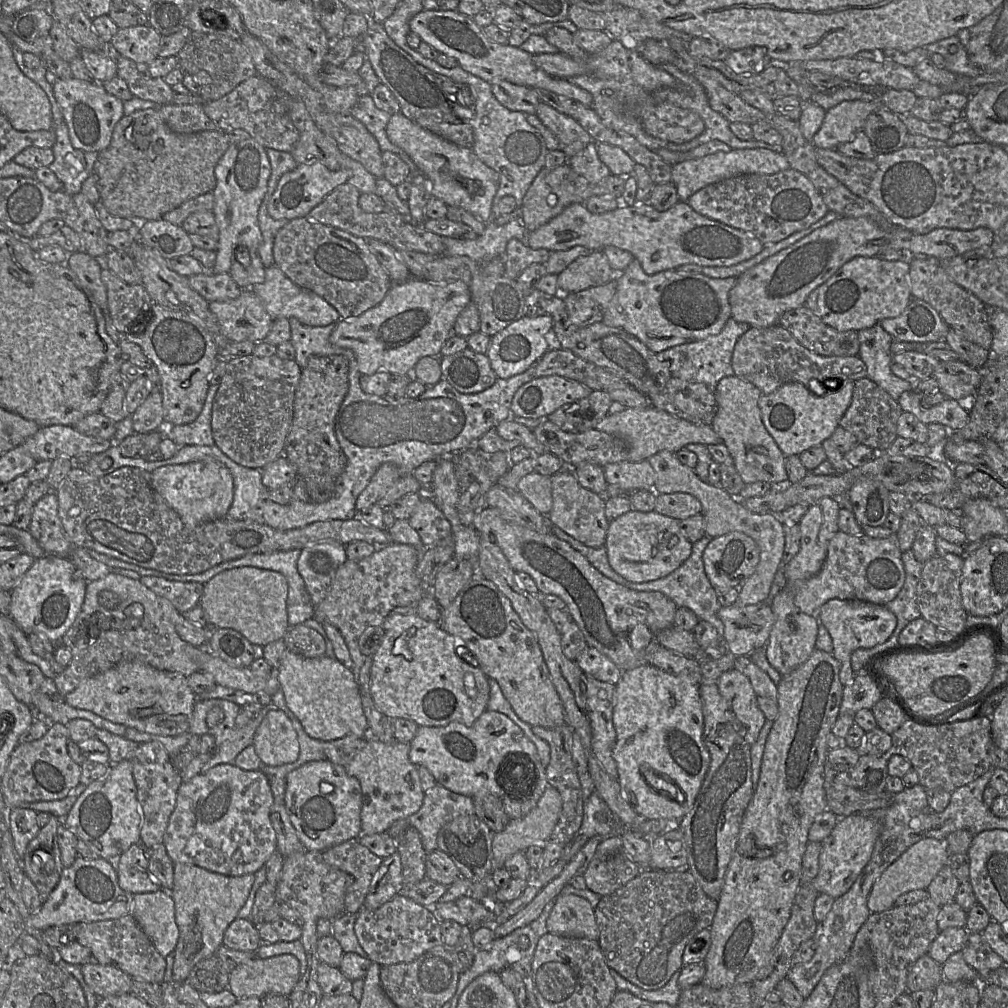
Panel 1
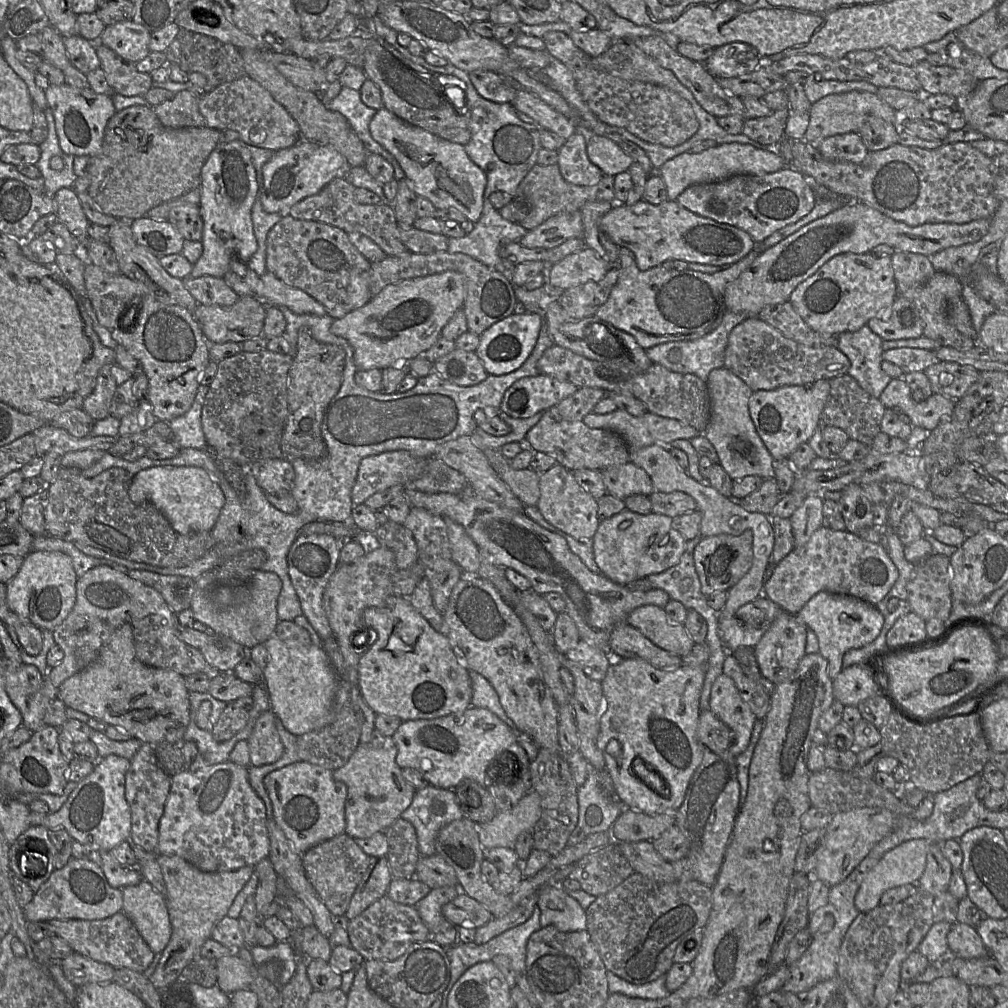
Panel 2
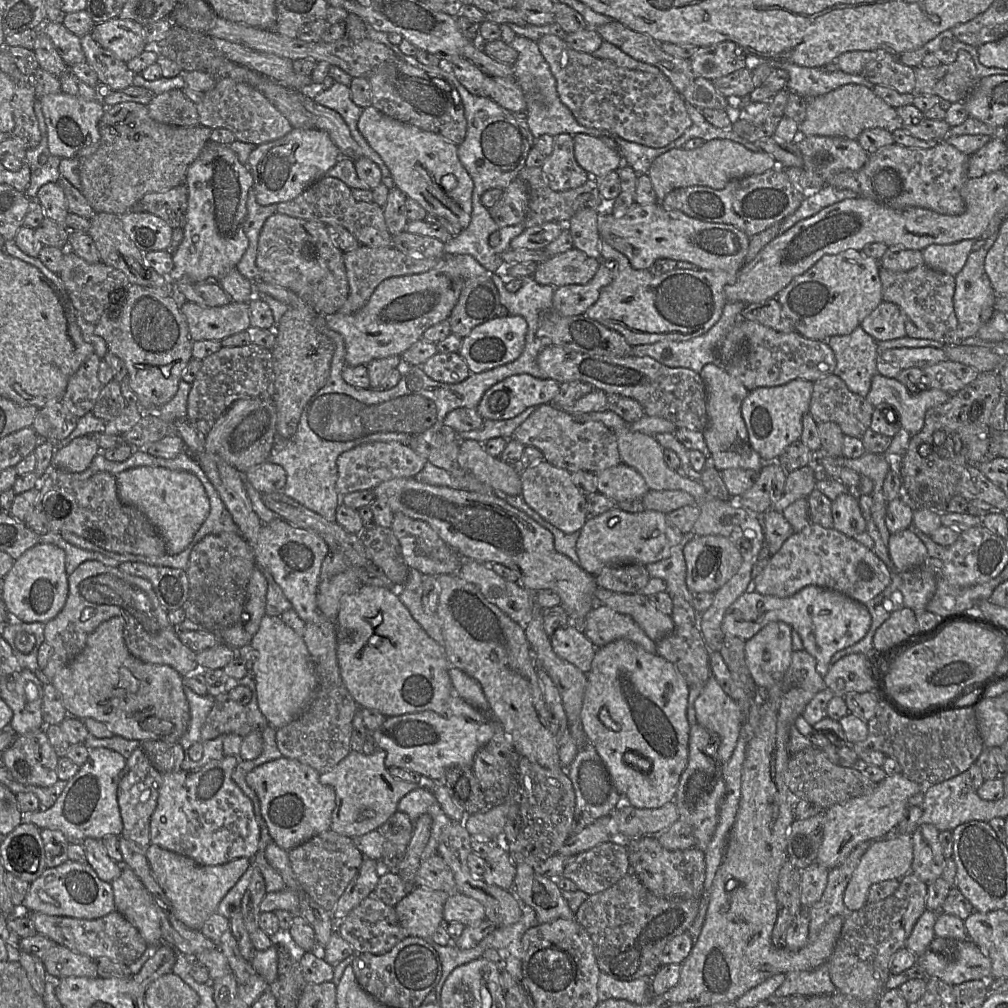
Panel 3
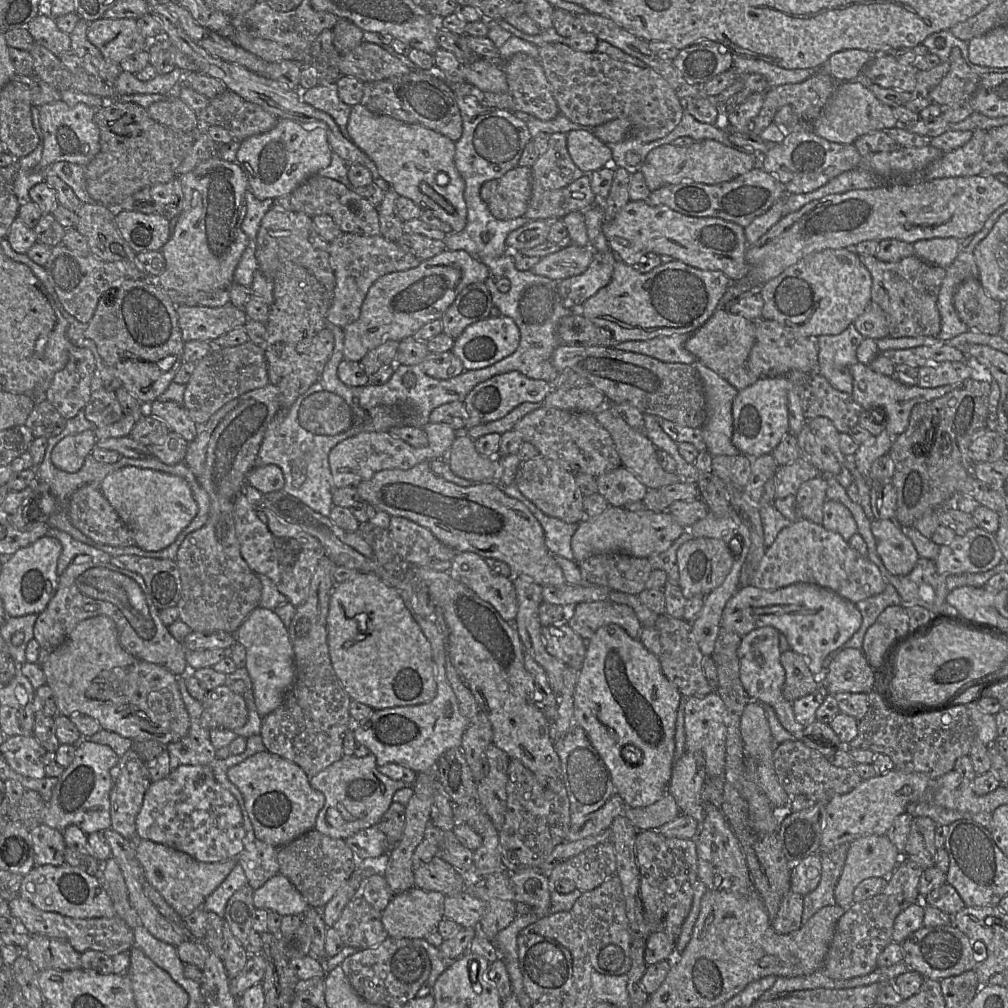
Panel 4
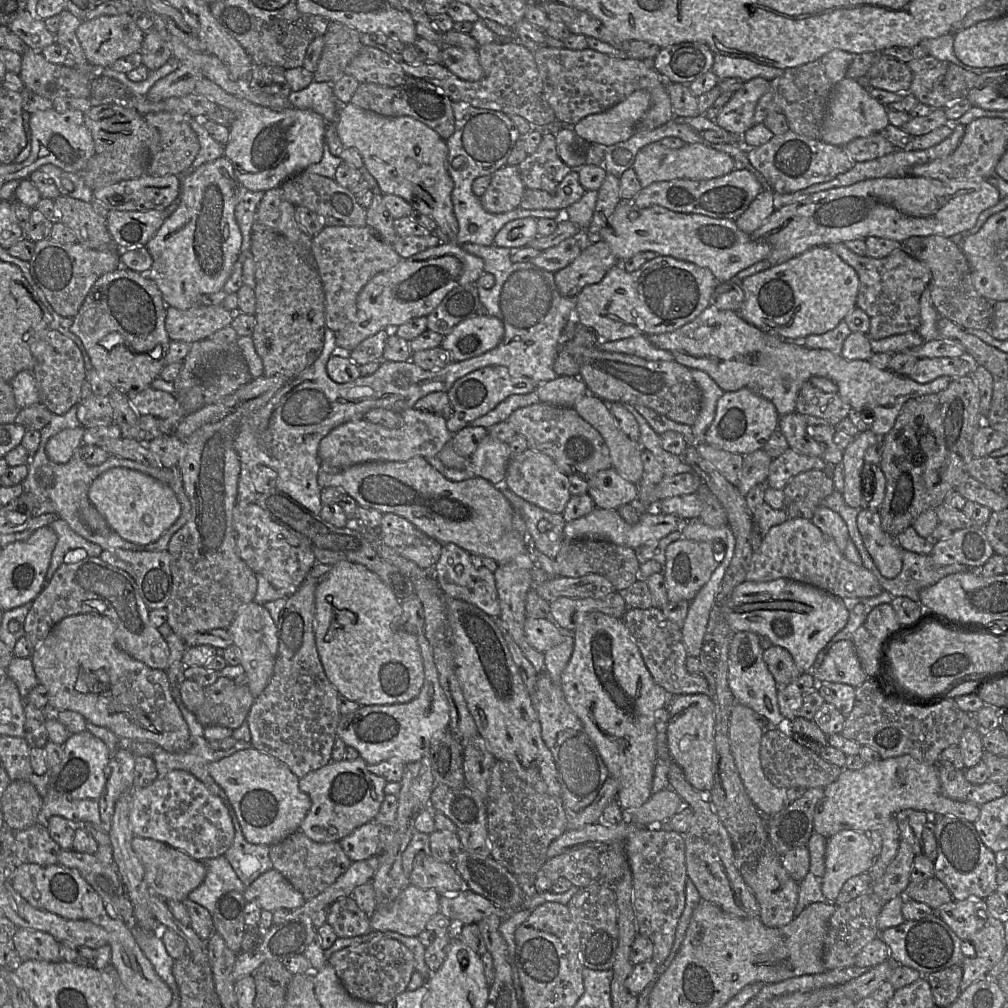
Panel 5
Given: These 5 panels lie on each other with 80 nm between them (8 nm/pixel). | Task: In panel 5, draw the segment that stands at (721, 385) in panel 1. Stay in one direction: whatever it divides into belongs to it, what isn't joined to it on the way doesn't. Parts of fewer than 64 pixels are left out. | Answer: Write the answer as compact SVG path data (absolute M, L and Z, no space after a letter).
M692 368L691 374L701 391L701 409L691 427L695 443L705 443L704 436L714 418L717 401L725 391L706 372Z

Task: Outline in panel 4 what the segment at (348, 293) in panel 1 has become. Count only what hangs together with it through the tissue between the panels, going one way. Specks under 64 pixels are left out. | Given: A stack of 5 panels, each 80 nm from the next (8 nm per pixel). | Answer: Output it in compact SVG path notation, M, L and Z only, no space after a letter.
M274 203L274 206L266 212L261 221L256 238L255 256L259 269L267 279L273 280L281 265L286 261L292 261L309 270L328 292L333 293L334 291L335 275L329 262L329 243L318 234L312 217L303 212L293 212L275 207Z

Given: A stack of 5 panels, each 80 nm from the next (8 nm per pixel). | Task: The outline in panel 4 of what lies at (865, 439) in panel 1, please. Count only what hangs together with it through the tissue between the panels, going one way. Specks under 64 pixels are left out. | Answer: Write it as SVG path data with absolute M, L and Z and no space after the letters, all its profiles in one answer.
M811 374L811 381L801 395L803 414L807 419L826 417L840 433L848 434L858 425L859 416L864 411L851 394L834 388L820 374Z

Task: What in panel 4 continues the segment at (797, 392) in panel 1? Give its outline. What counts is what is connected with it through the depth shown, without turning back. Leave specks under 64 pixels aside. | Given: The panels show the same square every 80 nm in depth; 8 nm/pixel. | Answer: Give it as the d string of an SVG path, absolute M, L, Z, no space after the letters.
M785 376L760 378L735 396L732 404L732 443L749 458L771 454L789 429L788 391L792 383Z

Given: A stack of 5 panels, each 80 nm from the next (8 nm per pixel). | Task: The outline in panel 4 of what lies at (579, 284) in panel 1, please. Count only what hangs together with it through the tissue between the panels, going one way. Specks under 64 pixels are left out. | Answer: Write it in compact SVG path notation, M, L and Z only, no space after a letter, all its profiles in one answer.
M570 242L559 251L540 258L531 271L558 282L584 273L593 259L593 253L592 248Z

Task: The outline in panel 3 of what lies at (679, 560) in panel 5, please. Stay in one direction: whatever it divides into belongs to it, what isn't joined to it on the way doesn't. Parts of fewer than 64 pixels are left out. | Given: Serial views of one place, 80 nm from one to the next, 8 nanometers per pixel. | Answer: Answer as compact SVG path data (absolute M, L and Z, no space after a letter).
M720 535L698 536L683 549L686 585L693 594L715 592L728 582L742 565L742 556L734 542Z

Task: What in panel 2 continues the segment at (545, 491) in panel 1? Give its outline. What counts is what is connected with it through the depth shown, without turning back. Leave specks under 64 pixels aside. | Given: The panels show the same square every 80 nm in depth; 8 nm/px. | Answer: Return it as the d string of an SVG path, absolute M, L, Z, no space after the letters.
M497 449L483 450L491 467L526 506L536 506L540 497L540 473L533 469L513 469Z

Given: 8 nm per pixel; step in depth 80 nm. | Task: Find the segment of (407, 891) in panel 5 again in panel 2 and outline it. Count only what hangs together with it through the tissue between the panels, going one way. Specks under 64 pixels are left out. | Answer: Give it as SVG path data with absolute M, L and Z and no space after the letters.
M458 885L434 888L414 905L422 921L432 933L432 936L433 932L444 920L441 912L442 907L456 898L461 892Z

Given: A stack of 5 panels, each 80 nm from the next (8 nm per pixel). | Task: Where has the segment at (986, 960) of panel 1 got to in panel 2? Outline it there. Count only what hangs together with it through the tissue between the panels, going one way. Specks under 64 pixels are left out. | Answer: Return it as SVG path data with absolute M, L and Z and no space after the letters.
M962 922L951 924L947 941L951 953L962 959L991 956L974 927Z

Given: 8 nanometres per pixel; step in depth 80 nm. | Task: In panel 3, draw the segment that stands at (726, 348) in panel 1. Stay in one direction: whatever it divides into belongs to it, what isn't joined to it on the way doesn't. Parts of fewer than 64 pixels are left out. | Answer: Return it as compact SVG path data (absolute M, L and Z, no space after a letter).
M727 301L723 307L723 312L718 322L705 334L681 341L662 340L653 344L642 344L632 346L632 353L636 356L649 356L659 363L670 368L689 368L700 373L702 368L709 363L718 363L718 350L721 342L730 329L741 319L741 311L745 307L743 302Z

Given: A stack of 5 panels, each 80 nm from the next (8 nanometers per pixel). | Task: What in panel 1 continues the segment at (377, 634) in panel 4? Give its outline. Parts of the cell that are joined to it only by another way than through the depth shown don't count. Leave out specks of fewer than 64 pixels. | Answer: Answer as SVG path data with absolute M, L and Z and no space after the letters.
M393 612L385 618L381 627L384 635L373 655L370 670L370 694L378 711L390 719L407 719L419 726L446 726L452 722L470 726L488 710L489 677L457 654L460 642L438 623L425 620L415 612Z

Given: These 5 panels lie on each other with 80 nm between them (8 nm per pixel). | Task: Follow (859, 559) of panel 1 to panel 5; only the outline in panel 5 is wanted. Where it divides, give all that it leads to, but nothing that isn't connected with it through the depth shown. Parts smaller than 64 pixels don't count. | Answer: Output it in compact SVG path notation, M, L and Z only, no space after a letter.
M788 518L772 527L752 555L746 580L763 583L778 579L812 585L841 599L873 597L883 591L870 570L849 561L831 537L802 518Z

